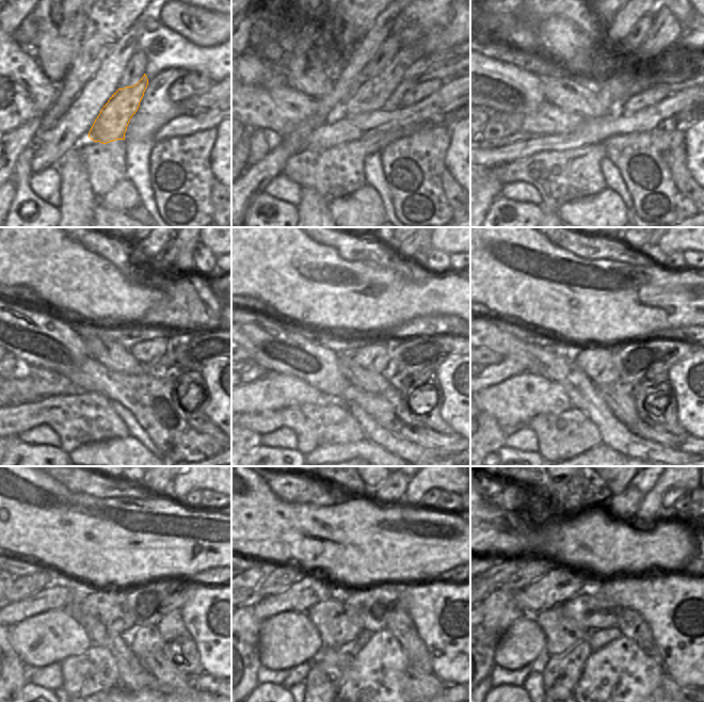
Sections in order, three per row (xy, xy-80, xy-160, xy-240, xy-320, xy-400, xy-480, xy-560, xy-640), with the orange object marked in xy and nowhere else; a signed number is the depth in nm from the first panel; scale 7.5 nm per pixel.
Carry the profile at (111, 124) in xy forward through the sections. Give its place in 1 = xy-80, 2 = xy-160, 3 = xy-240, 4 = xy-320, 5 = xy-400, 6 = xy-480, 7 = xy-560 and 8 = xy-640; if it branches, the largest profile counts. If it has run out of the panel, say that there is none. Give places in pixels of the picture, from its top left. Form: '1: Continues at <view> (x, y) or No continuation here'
1: Continues at xy-80 (371, 94)
2: Continues at xy-160 (666, 29)
3: Continues at xy-240 (184, 268)
4: Continues at xy-320 (420, 256)
5: Continues at xy-400 (654, 253)
6: No continuation here
7: No continuation here
8: No continuation here

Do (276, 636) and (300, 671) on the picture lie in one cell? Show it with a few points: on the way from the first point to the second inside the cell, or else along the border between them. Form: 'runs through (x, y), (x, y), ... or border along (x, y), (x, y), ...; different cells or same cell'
border along (309, 661), (303, 661), (289, 669); different cells

